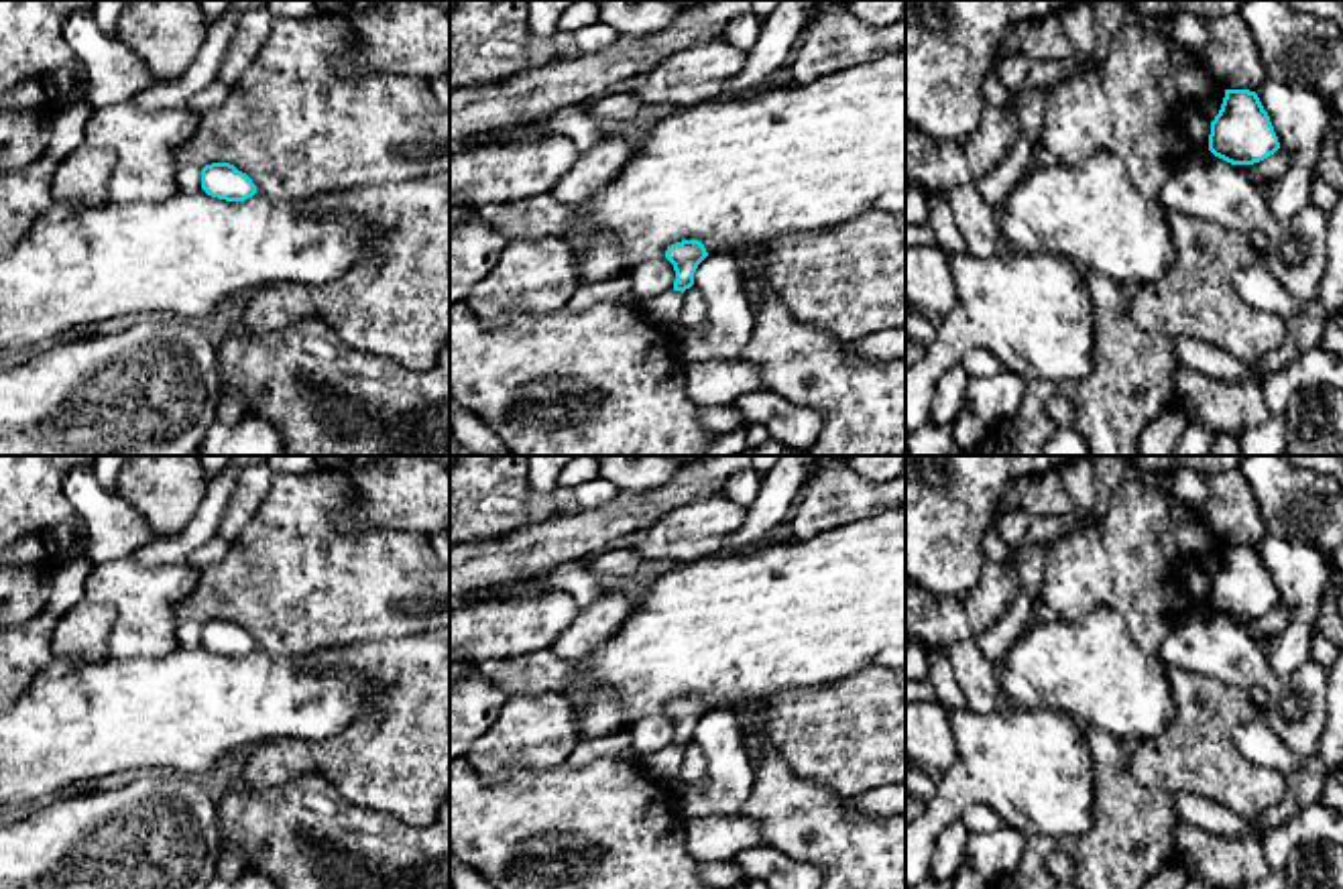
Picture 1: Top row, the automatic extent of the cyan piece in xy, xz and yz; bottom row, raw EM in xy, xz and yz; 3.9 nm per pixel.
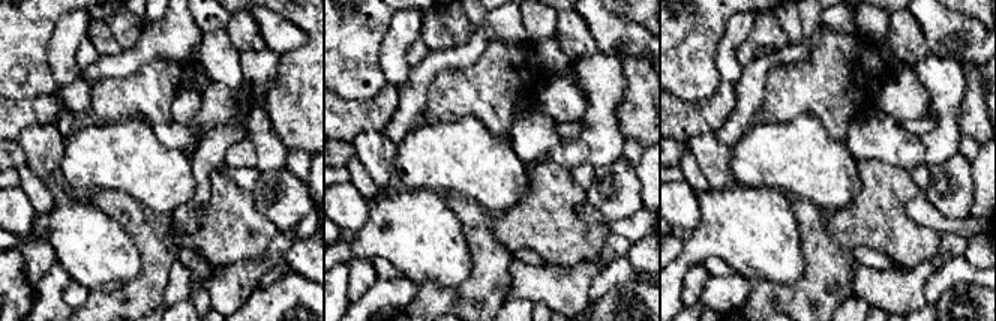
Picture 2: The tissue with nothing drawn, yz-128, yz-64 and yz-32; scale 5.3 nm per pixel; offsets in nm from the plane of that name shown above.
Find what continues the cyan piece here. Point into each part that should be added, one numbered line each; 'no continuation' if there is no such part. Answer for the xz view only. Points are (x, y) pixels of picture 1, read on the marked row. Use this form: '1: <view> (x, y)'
no continuation

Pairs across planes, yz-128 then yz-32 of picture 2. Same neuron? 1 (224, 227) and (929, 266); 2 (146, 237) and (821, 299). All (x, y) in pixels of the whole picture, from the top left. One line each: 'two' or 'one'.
1: two
2: one

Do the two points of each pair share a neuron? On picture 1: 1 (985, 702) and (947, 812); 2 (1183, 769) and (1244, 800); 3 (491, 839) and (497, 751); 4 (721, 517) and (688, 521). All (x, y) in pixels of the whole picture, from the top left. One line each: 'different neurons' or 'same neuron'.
1: different neurons
2: same neuron
3: different neurons
4: same neuron

